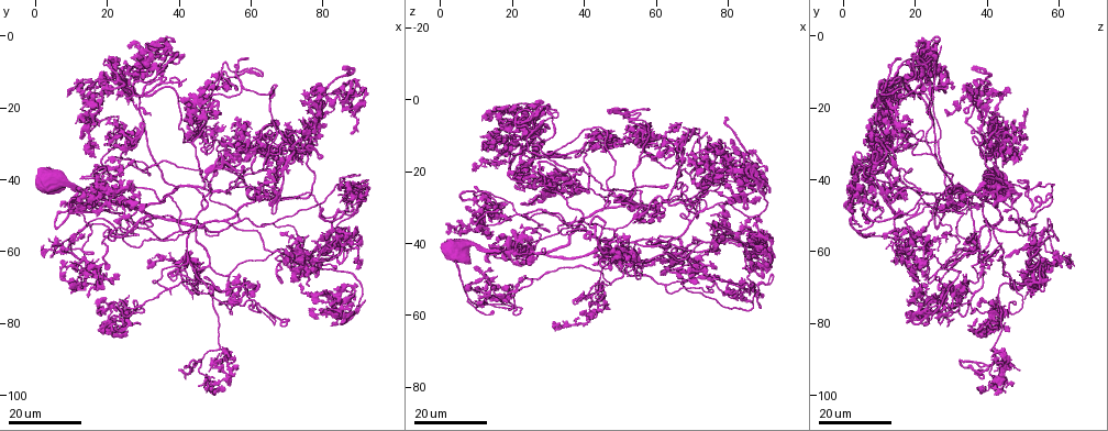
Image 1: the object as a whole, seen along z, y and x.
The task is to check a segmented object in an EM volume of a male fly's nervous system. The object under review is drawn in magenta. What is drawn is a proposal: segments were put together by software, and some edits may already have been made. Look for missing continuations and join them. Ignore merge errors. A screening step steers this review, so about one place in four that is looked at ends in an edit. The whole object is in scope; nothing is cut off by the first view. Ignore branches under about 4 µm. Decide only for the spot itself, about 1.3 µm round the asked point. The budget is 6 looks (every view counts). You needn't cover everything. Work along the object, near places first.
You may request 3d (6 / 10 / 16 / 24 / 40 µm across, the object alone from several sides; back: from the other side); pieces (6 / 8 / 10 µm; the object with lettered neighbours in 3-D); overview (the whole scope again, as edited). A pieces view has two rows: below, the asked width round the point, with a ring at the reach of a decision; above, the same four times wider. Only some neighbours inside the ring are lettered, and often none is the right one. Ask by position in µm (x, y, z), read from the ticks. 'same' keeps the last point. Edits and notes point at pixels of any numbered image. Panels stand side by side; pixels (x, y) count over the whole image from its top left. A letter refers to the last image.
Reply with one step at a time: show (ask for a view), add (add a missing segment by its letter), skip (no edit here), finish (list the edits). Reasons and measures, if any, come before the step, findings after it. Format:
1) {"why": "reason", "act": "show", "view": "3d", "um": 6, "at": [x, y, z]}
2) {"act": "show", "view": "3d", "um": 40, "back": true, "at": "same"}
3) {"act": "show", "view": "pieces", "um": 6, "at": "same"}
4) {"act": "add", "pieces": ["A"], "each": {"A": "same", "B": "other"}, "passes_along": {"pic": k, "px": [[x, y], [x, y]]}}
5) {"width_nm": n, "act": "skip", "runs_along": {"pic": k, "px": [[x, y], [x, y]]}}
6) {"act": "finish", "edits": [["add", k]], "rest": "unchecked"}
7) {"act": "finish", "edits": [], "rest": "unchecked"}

{"why": "free end", "act": "show", "view": "3d", "um": 24, "at": [89.5, 40.5, 55.0]}

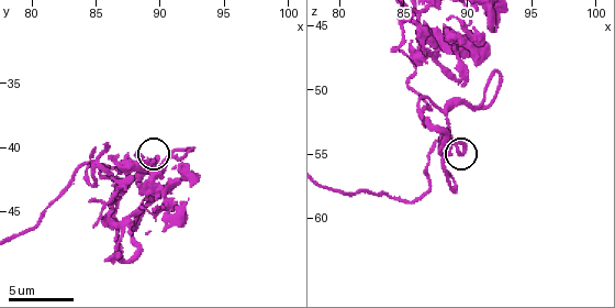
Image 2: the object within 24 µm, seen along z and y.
{"why": "what lies round it", "act": "show", "view": "pieces", "um": 8, "at": [89.6, 40.8, 55.0]}

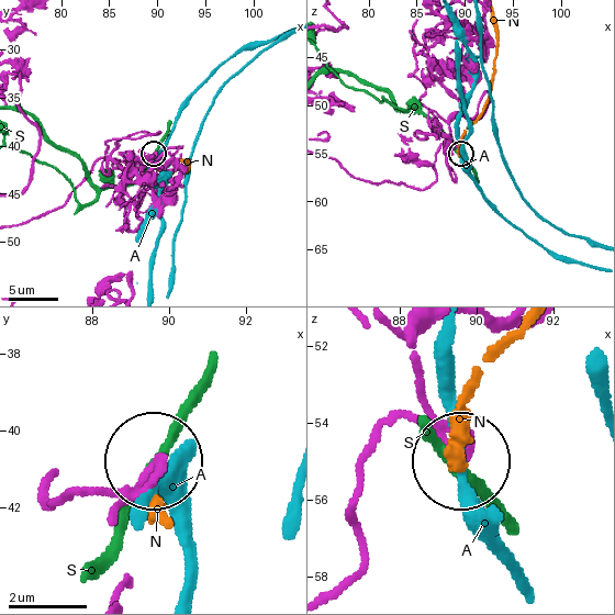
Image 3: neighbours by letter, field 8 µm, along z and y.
{"act": "skip", "each": {"A": "other", "N": "other", "S": "other"}, "found": "none of them fits"}

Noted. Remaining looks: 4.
{"why": "branch stops here", "act": "show", "view": "3d", "um": 16, "at": [20.5, 32.0, 15.0]}

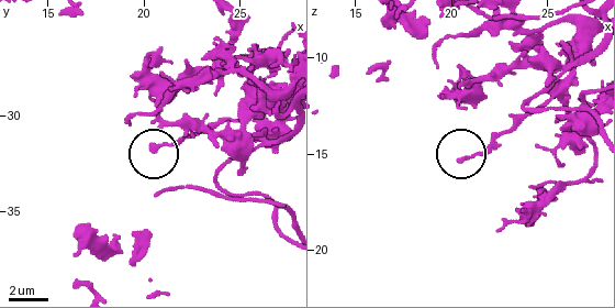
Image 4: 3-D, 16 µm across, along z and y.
{"why": "closer look", "act": "show", "view": "3d", "um": 10, "at": [20.3, 31.6, 15.4]}

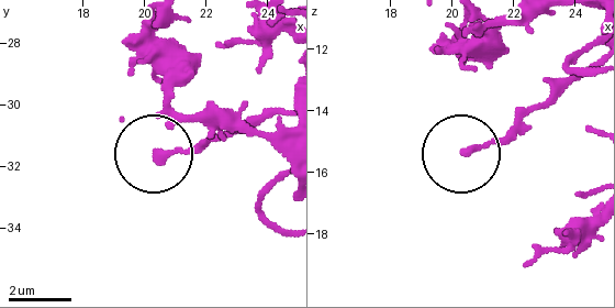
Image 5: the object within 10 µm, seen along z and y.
{"act": "show", "view": "pieces", "um": 6, "at": [20.4, 31.8, 15.3]}

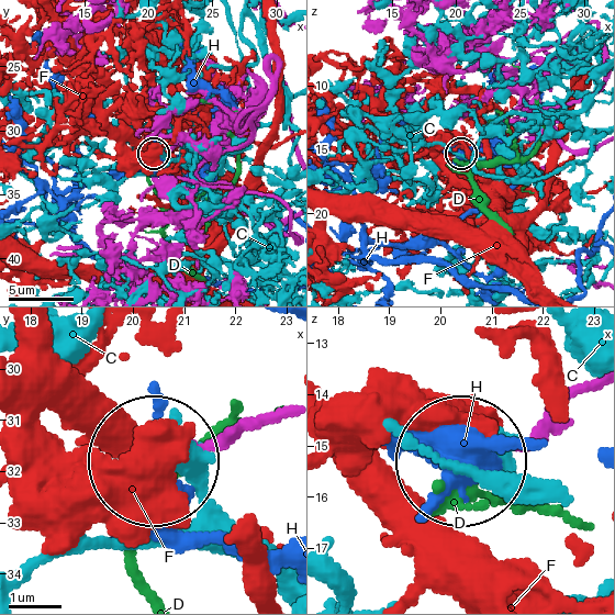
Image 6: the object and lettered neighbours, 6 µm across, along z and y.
{"act": "skip", "each": {"C": "other", "D": "other", "F": "other", "H": "other"}, "found": "no lettered segment goes on from it"}

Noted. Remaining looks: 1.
{"act": "finish", "edits": [], "rest": "unchecked"}

